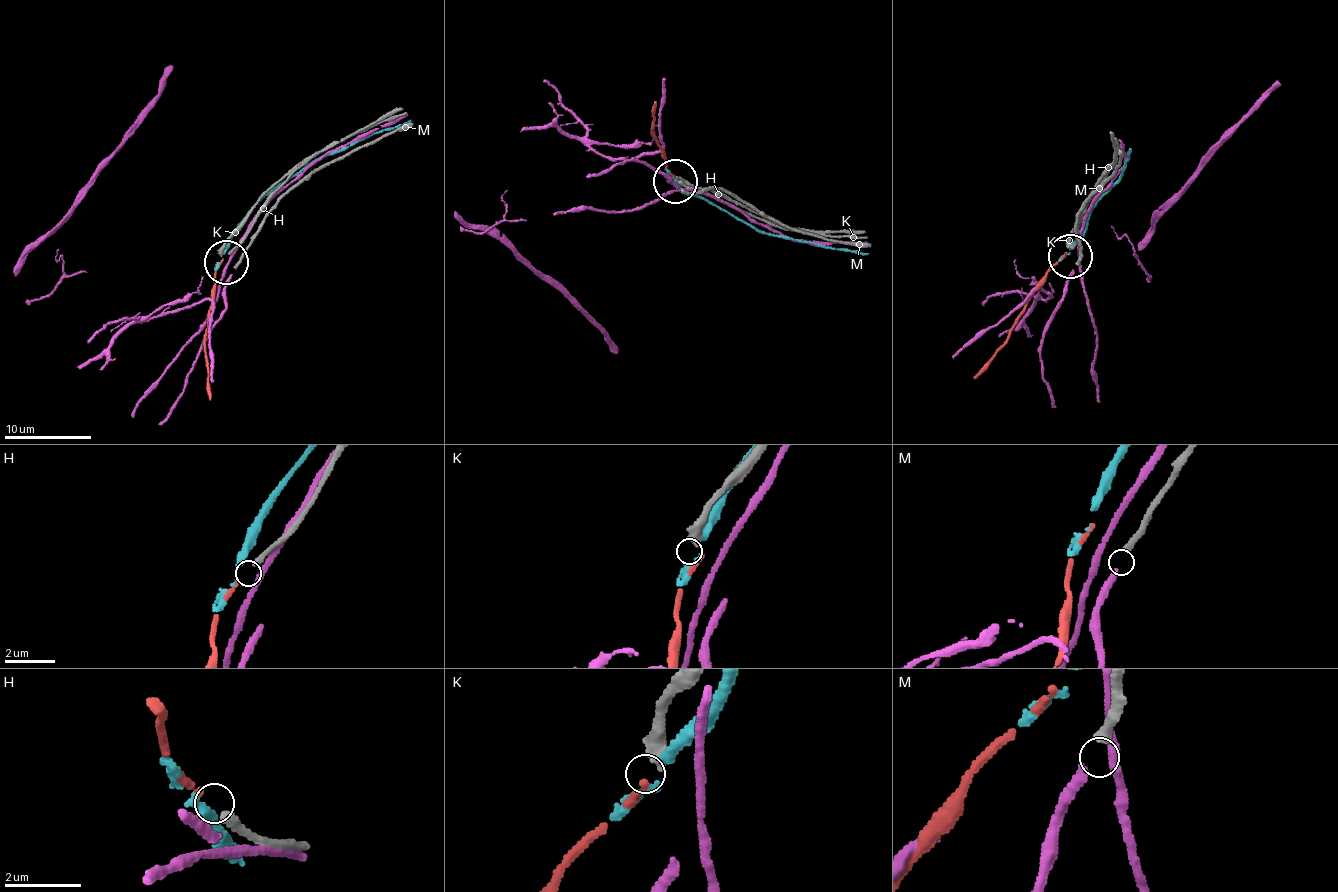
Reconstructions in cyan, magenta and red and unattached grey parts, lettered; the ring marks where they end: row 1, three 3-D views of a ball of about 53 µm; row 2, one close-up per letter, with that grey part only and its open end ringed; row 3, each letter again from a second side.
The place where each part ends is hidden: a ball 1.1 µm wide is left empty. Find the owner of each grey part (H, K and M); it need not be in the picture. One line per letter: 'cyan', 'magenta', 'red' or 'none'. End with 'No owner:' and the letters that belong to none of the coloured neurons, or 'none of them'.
H: red
K: none
M: magenta
No owner: K

